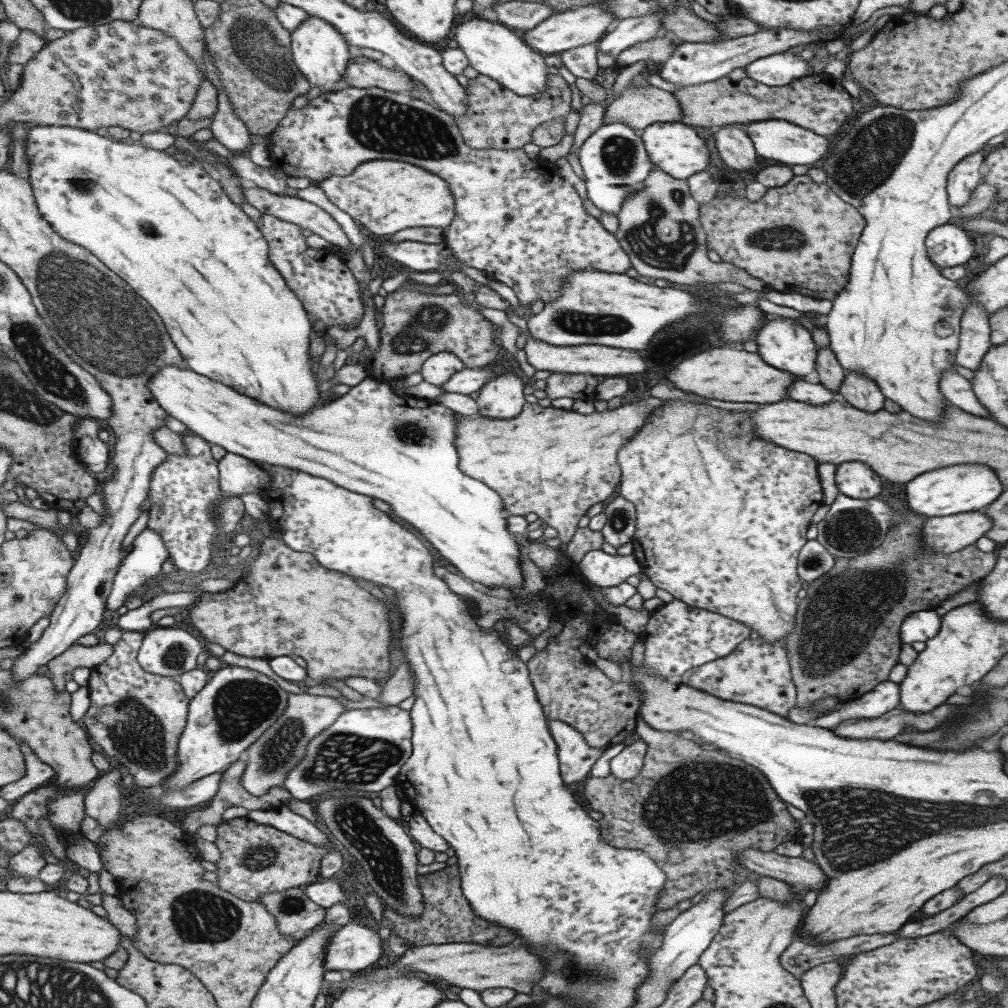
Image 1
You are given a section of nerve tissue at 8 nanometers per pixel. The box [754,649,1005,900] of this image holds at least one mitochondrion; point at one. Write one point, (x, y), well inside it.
(974, 714)

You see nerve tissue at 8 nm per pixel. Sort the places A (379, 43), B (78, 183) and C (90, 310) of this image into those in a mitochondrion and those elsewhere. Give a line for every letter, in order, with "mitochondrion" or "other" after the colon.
A: other
B: mitochondrion
C: mitochondrion

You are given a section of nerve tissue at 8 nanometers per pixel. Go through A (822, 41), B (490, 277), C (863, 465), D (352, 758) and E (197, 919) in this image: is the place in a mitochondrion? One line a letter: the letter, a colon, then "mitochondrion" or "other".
A: other
B: other
C: other
D: mitochondrion
E: mitochondrion

